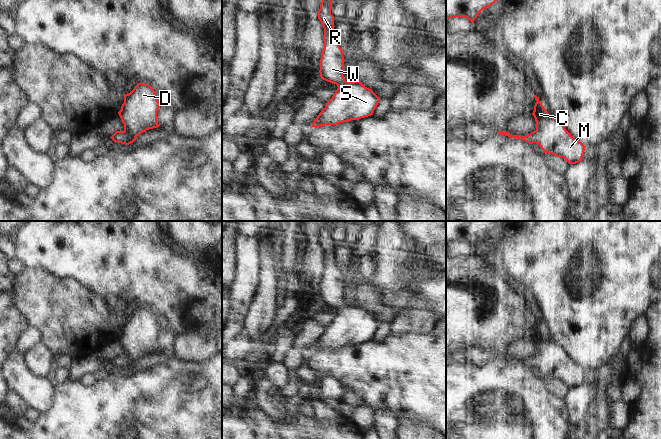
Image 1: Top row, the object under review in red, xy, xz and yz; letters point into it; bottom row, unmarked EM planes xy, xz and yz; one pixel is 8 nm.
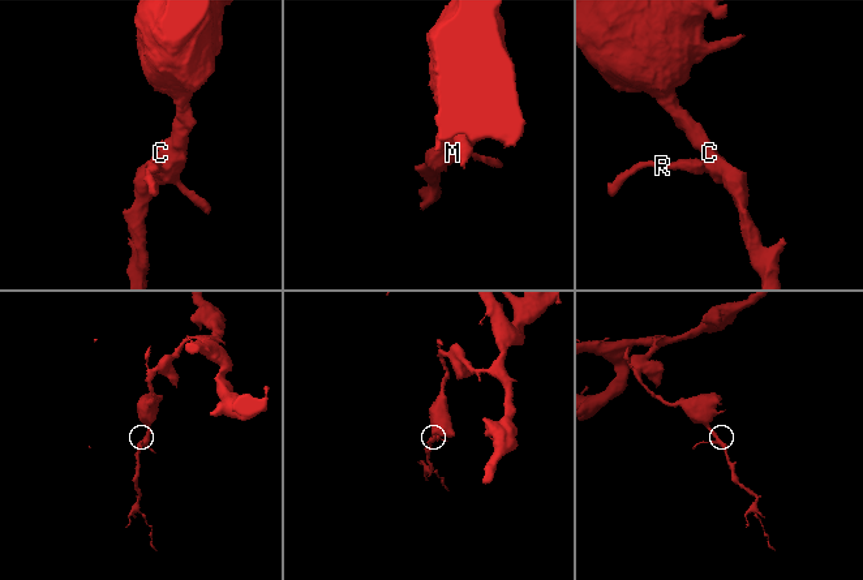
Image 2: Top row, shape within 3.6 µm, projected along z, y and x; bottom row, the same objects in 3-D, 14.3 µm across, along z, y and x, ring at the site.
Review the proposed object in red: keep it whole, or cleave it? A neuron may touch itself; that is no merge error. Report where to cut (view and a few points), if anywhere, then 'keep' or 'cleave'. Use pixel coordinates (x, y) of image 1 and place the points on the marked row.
cut none; keep

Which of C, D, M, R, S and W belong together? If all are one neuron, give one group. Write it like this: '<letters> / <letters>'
C D M R S W

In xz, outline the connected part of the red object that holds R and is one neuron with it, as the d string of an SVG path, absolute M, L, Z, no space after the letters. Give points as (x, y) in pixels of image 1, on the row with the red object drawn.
M322 0L318 11L318 19L324 28L324 48L320 59L320 77L337 85L332 98L326 103L312 127L337 125L351 120L359 120L373 115L380 98L359 80L345 80L344 56L339 43L335 39L334 16L331 14L331 0Z

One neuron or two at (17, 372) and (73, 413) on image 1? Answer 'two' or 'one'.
two

